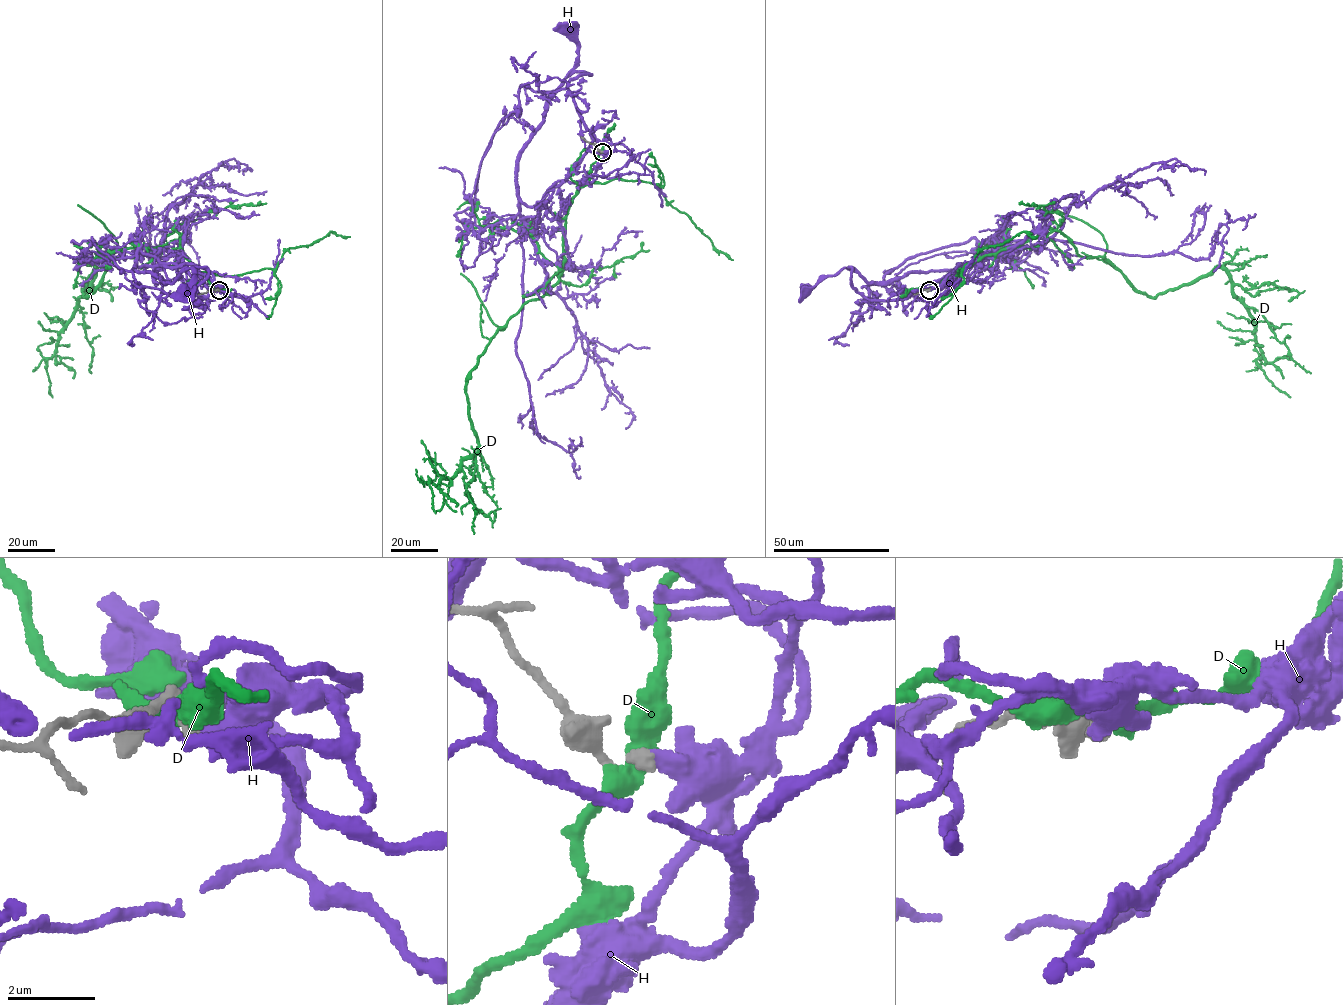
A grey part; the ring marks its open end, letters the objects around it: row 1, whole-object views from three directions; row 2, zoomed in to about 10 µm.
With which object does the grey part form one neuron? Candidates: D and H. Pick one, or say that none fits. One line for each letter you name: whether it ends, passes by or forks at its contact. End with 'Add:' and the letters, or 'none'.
Add: none

